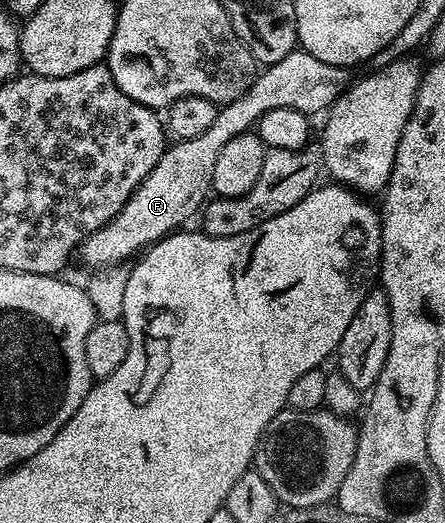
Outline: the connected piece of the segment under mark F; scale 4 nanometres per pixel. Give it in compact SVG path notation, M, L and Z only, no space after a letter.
M302 48L287 54L287 58L279 58L279 62L262 67L251 82L247 94L235 98L235 102L218 107L215 122L211 122L211 127L205 133L199 134L199 138L178 140L166 147L159 162L155 162L151 174L143 178L123 210L119 210L119 214L115 214L107 226L85 237L79 249L82 262L89 270L121 266L126 263L128 256L136 257L158 240L178 231L184 225L181 224L184 220L202 211L213 186L219 150L223 150L231 138L250 131L261 116L267 114L267 110L286 108L299 110L308 116L328 111L330 105L349 86L349 75L350 69L331 66Z

